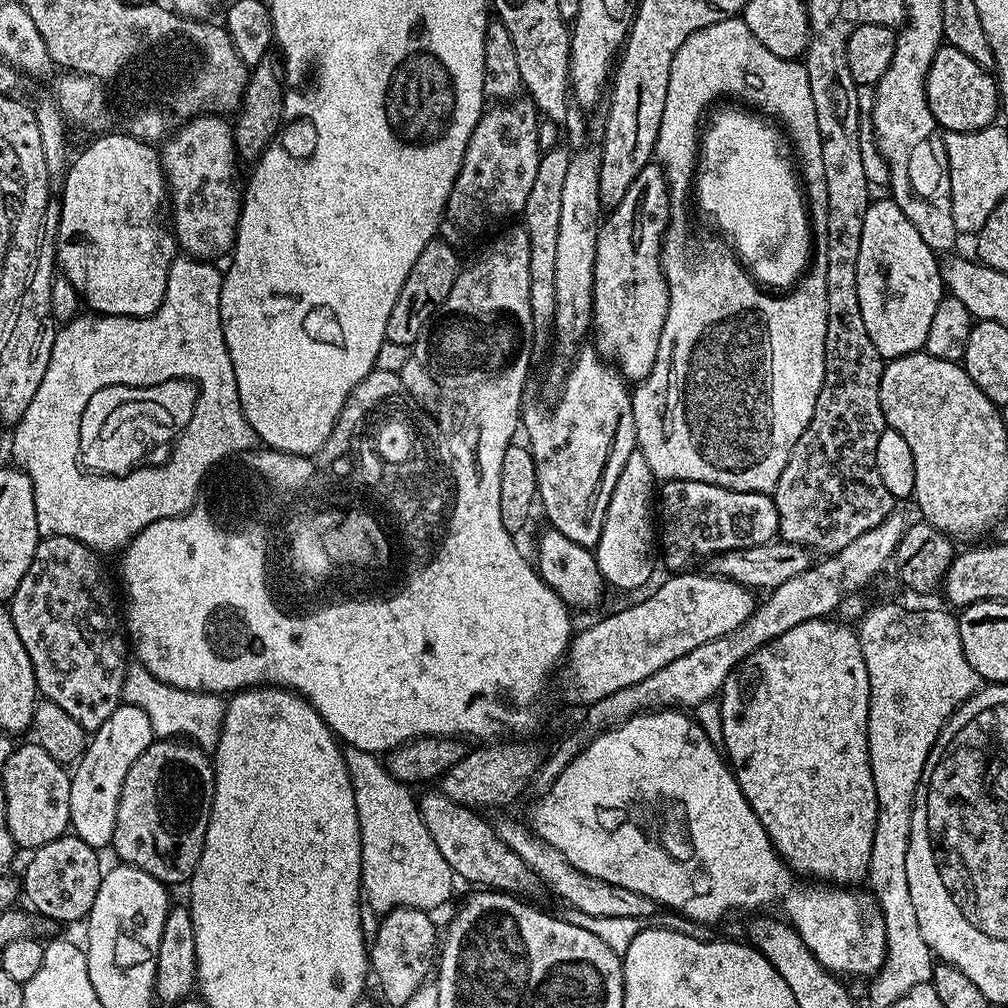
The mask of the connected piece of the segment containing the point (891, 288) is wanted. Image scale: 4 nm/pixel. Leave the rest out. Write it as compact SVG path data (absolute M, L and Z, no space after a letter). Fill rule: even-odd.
M908 280L908 284L857 284L857 296L858 306L864 304L862 320L868 320L866 334L880 358L889 362L925 347L930 322L941 302L936 296L936 284L928 284L928 280Z

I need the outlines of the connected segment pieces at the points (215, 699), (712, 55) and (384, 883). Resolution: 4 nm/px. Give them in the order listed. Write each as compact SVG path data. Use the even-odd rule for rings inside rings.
M132 674L124 681L124 700L145 712L155 735L172 738L181 734L194 739L205 750L215 749L224 722L225 701L220 701L221 697L211 692L176 687L160 680L156 675L144 675L146 676Z
M721 18L718 23L690 34L672 58L668 71L671 95L684 96L688 92L692 100L712 100L715 96L736 98L736 72L740 72L740 68L744 68L744 72L756 72L756 68L748 68L748 64L752 64L748 52L756 52L756 60L760 60L761 45L740 18Z
M344 748L344 761L356 791L360 823L360 882L363 895L379 910L397 906L433 910L452 896L454 873L434 846L430 830L422 822L417 803L408 797L404 784L392 775L375 752Z

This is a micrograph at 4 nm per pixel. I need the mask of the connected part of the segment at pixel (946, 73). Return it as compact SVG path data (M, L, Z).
M941 46L934 54L926 73L926 97L937 125L948 132L976 132L995 121L998 88L993 77L957 48Z

